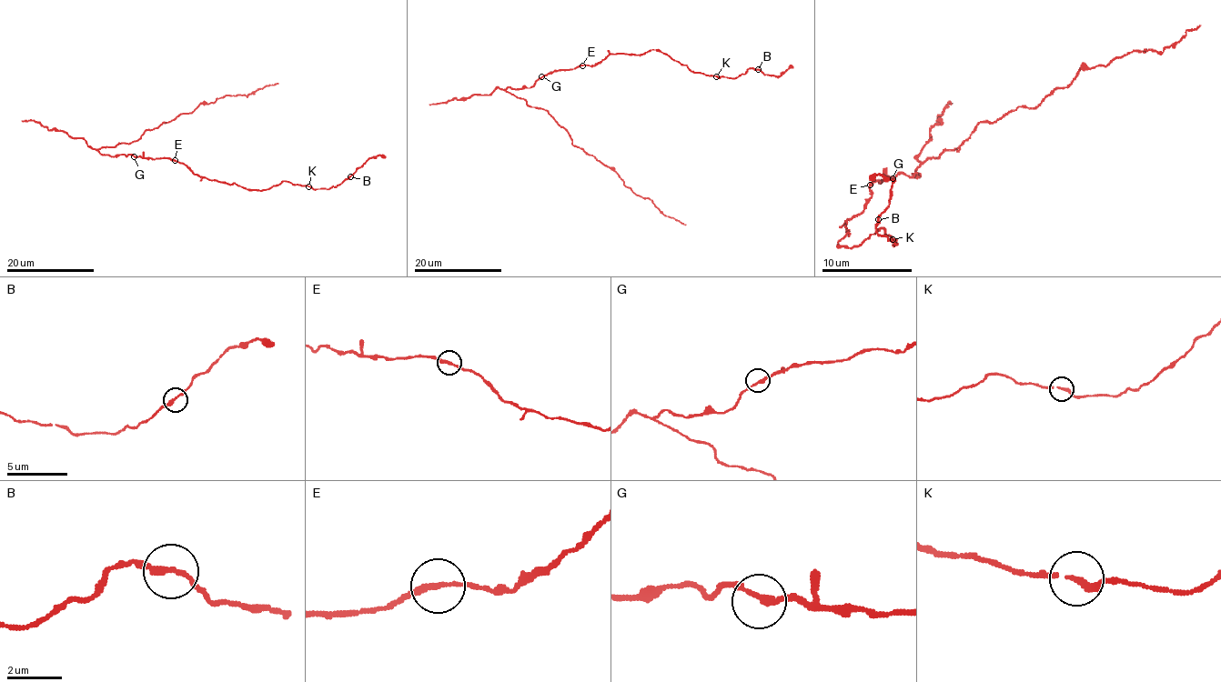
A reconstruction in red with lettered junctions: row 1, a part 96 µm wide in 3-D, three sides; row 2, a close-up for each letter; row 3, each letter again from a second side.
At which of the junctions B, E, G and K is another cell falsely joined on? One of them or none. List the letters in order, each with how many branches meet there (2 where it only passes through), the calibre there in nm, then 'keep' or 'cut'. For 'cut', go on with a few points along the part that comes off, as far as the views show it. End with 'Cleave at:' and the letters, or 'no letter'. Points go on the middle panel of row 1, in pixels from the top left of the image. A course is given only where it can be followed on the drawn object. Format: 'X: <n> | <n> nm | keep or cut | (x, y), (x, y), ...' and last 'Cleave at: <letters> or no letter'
B: 2 | 220 nm | keep
E: 2 | 220 nm | keep
G: 2 | 220 nm | keep
K: 2 | 200 nm | keep
Cleave at: no letter

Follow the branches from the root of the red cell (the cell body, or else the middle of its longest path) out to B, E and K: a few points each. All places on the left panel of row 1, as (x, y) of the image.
B: (136, 155), (170, 158), (186, 165), (202, 177), (259, 191), (284, 181), (313, 188), (330, 188), (350, 176)
E: (136, 155), (175, 160)
K: (136, 155), (170, 158), (186, 165), (202, 177), (236, 183), (251, 189), (267, 189), (284, 181), (308, 186)

